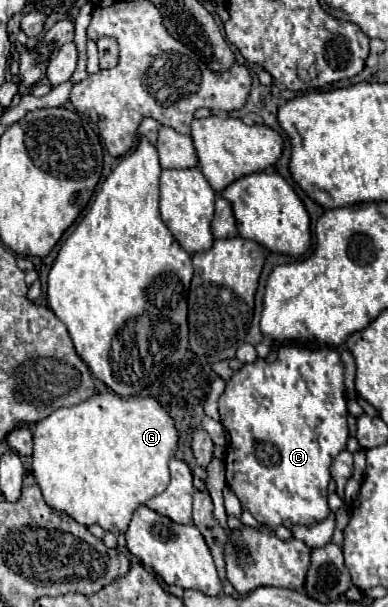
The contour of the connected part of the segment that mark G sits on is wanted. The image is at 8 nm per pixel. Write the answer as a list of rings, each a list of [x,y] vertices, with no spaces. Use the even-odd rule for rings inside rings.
[[[108,391],[96,393],[78,405],[56,409],[36,423],[32,473],[36,475],[44,501],[52,509],[70,515],[80,525],[98,523],[104,531],[120,535],[128,529],[132,511],[168,487],[168,461],[174,457],[176,449],[178,431],[174,419],[154,397],[120,397]]]

